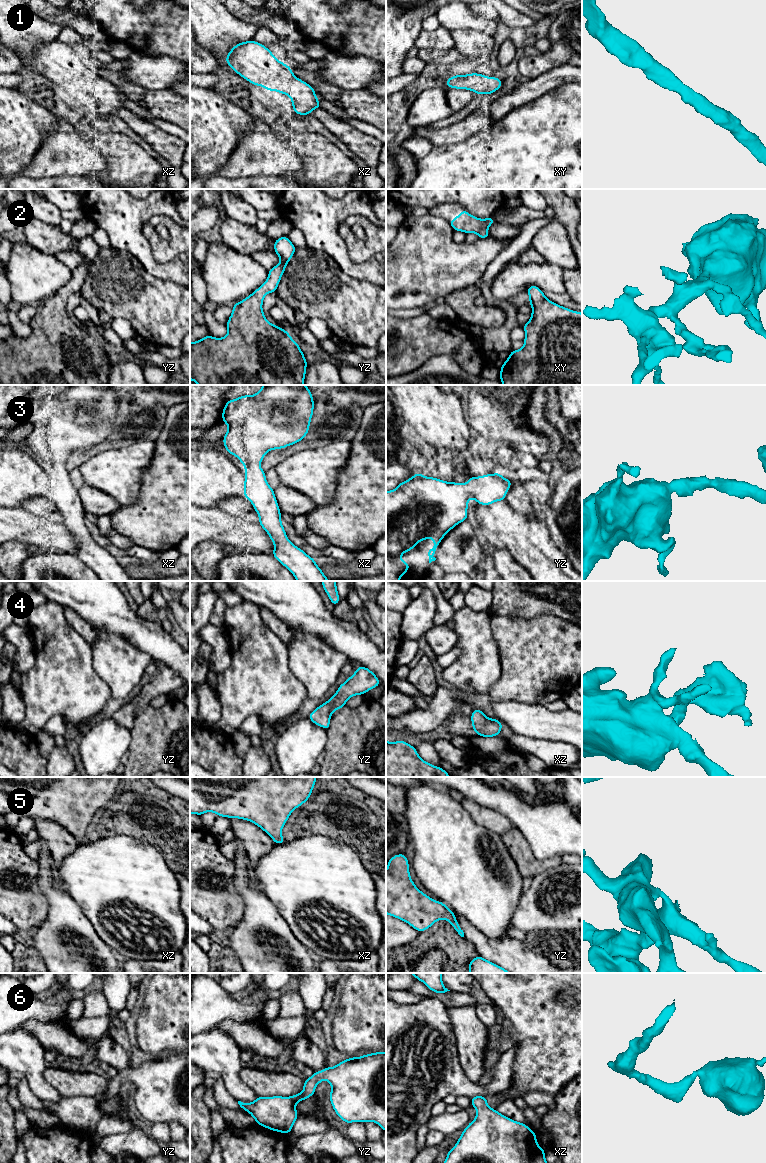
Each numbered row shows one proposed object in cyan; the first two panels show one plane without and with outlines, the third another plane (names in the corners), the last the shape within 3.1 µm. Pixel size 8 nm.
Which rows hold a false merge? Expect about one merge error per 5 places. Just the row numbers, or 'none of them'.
none of them

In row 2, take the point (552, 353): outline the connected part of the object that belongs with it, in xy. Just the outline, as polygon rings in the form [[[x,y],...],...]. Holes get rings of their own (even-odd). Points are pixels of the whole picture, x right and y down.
[[[536,285],[527,289],[532,307],[530,320],[523,325],[524,346],[512,350],[500,368],[503,385],[582,385],[582,313],[550,301]]]

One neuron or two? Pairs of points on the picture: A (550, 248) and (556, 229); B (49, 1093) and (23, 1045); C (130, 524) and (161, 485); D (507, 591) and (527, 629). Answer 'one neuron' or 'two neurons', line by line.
A: one neuron
B: one neuron
C: one neuron
D: two neurons

